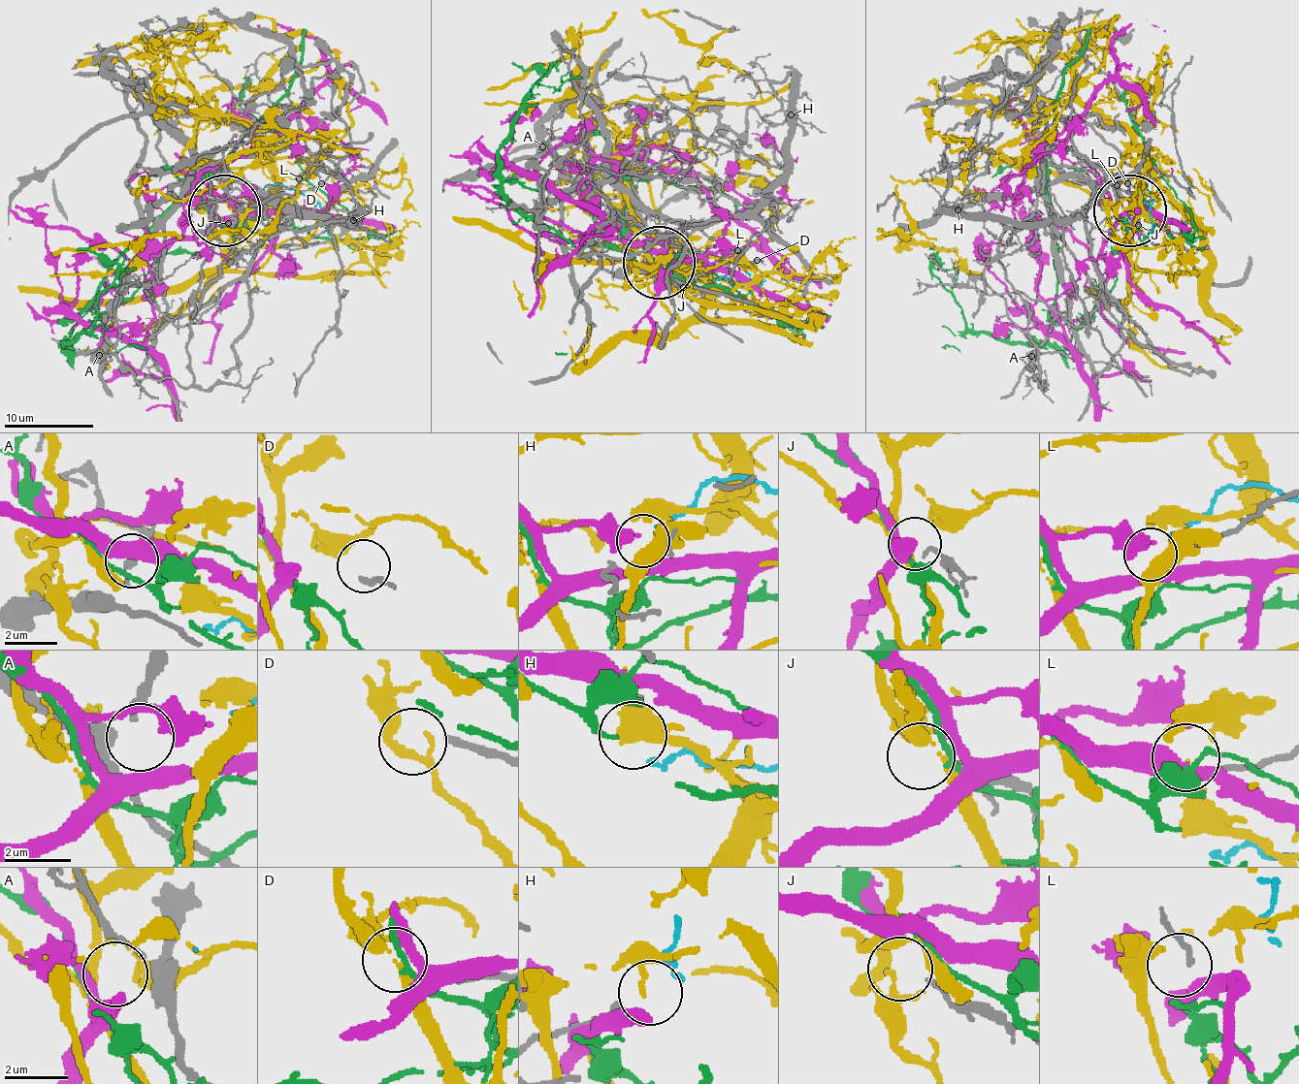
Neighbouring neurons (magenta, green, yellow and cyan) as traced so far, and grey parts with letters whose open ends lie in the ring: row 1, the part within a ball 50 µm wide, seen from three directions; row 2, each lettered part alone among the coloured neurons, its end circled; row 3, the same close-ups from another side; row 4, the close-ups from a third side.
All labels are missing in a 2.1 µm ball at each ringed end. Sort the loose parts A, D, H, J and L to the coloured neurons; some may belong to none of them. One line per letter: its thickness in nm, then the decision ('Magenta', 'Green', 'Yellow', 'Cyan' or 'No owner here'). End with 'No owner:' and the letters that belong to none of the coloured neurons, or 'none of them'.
A: Thickness 320 nm. No owner here
D: Thickness 220 nm. No owner here
H: Thickness 190 nm. Cyan
J: Thickness 140 nm. No owner here
L: Thickness 190 nm. No owner here
No owner: A, D, J, L

